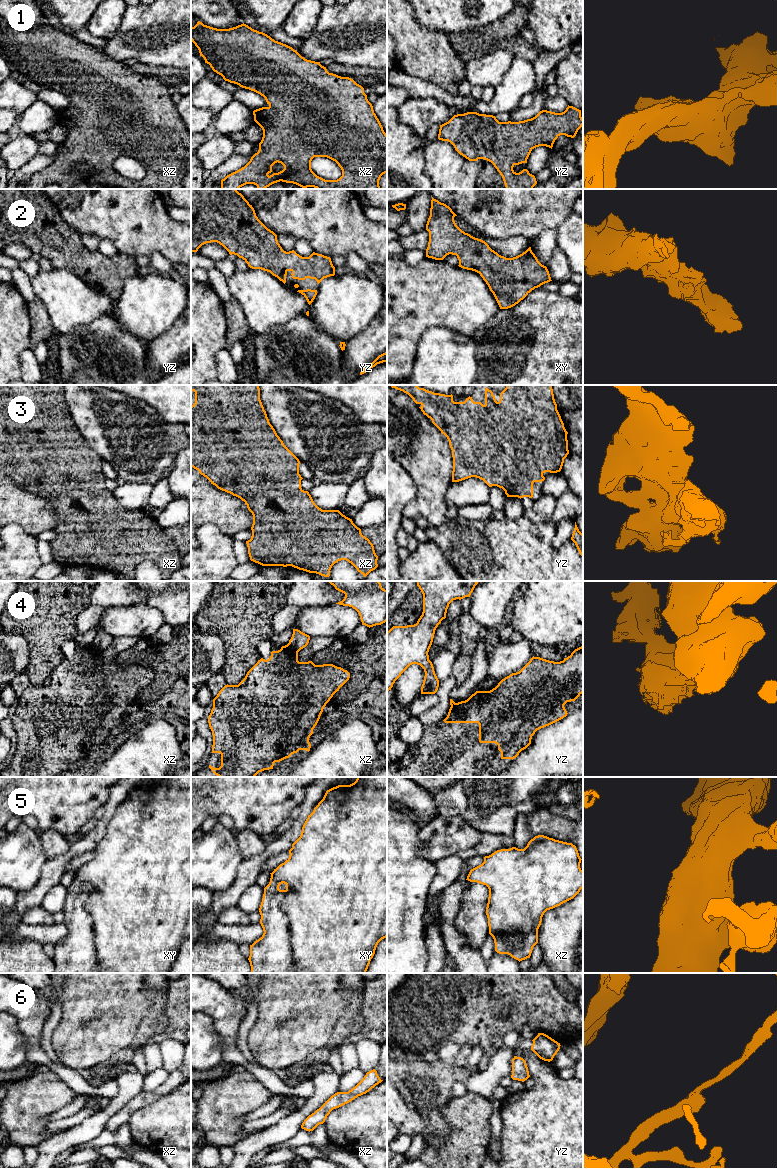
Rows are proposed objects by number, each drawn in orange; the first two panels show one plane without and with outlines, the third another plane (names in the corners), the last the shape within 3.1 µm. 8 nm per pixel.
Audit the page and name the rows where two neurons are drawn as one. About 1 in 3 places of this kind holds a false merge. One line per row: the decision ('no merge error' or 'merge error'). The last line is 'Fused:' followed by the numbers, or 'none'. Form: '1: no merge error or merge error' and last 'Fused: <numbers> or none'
1: no merge error
2: no merge error
3: no merge error
4: merge error
5: no merge error
6: no merge error
Fused: 4

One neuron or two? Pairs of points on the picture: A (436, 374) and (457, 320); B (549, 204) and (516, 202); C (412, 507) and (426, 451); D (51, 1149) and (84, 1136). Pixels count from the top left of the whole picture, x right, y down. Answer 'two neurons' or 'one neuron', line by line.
A: two neurons
B: one neuron
C: one neuron
D: one neuron

